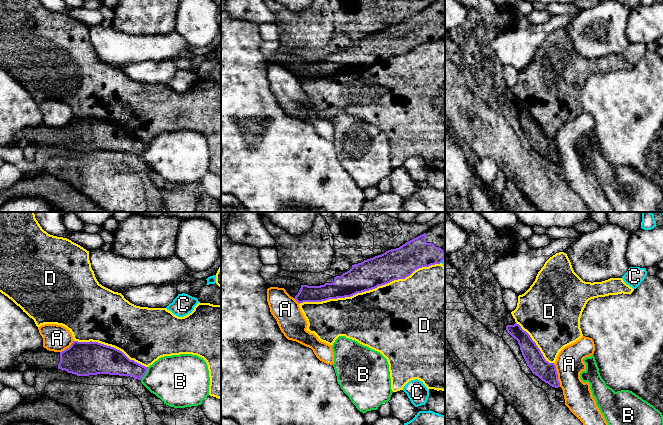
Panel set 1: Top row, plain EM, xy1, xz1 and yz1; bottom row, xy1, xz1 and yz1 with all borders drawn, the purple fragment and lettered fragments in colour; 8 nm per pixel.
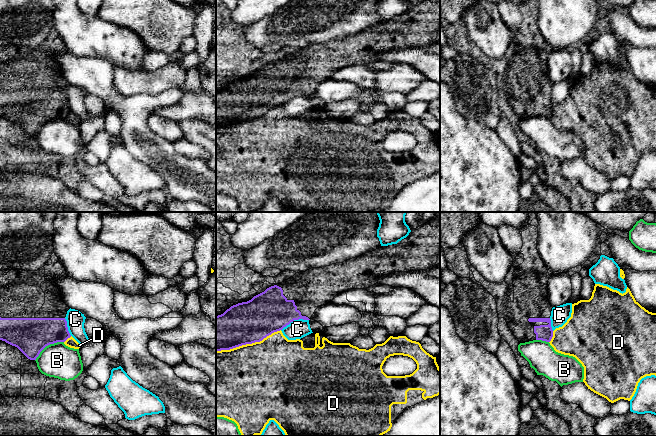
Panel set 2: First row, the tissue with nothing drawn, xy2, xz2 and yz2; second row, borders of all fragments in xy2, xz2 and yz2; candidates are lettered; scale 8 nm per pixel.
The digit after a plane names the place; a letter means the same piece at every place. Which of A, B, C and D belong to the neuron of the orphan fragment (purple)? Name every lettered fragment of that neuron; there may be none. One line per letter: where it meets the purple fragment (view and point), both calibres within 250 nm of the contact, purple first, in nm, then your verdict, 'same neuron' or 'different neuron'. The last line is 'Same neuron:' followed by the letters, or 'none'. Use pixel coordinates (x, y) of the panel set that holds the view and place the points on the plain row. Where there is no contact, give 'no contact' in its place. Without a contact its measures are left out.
A: yz1 (557, 151) | 150/220 nm | different neuron
B: xy2 (47, 121) | 280/280 nm | different neuron
C: xz2 (294, 95) | 340/150 nm | different neuron
D: xz1 (370, 65) | 240/500 nm | different neuron
Same neuron: none

